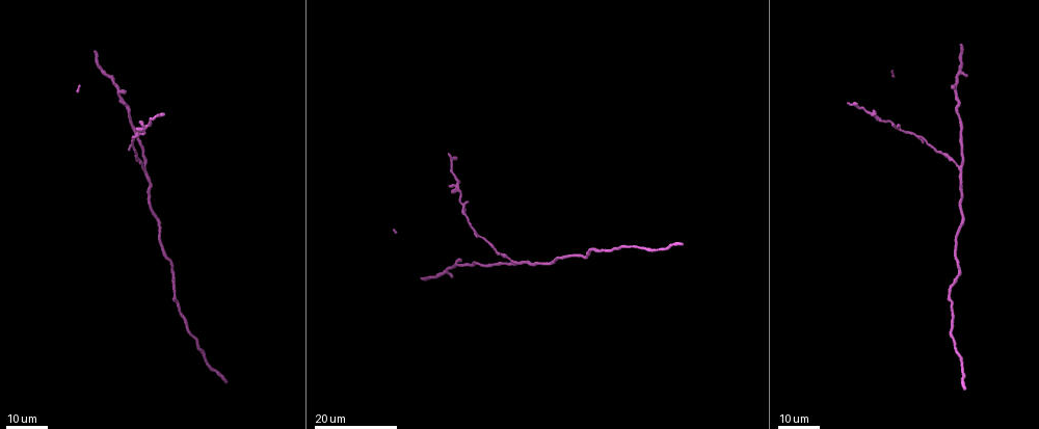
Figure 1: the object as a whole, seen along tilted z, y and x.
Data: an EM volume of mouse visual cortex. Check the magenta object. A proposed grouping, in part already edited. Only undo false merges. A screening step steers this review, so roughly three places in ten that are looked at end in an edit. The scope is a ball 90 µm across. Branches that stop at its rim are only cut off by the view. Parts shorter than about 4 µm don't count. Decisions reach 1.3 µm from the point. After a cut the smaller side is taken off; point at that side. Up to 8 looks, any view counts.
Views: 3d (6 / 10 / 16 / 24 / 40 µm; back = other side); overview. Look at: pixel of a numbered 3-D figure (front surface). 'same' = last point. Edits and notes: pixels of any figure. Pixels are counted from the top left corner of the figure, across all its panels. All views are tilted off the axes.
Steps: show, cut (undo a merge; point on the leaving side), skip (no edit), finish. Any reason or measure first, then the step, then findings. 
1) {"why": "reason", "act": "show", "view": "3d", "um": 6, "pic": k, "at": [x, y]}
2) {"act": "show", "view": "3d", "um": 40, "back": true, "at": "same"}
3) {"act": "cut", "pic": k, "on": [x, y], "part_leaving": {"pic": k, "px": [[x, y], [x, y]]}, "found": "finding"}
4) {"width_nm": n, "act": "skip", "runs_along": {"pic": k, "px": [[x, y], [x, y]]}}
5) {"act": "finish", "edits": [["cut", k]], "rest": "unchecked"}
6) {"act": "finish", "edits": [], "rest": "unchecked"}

{"why": "three arms meet", "act": "show", "view": "3d", "um": 16, "pic": 1, "at": [140, 134]}

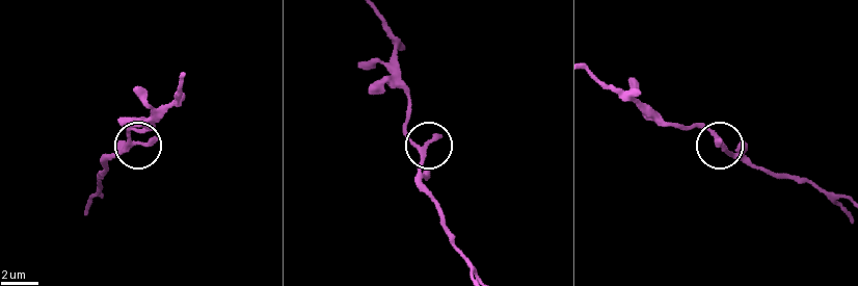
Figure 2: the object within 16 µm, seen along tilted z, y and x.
{"act": "show", "view": "3d", "um": 10, "pic": 2, "at": [124, 149]}

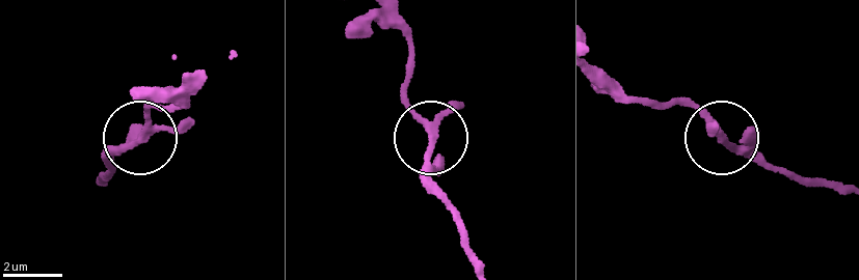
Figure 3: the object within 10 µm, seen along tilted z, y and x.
{"arms": 3, "act": "skip", "found": "one cell here"}

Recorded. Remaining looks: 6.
{"why": "three-way junction", "act": "show", "view": "3d", "um": 16, "pic": 1, "at": [922, 136]}

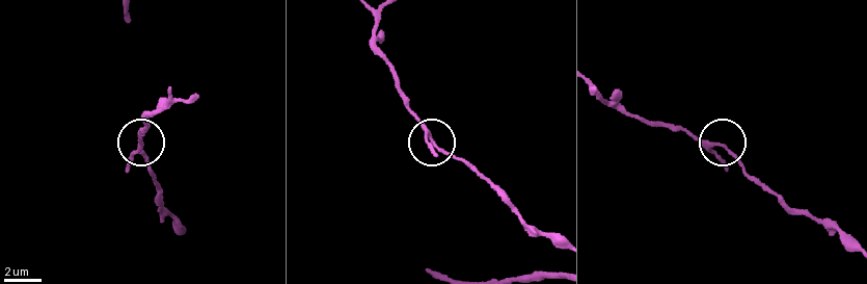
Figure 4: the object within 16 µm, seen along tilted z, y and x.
{"act": "show", "view": "3d", "um": 6, "pic": 4, "at": [723, 148]}

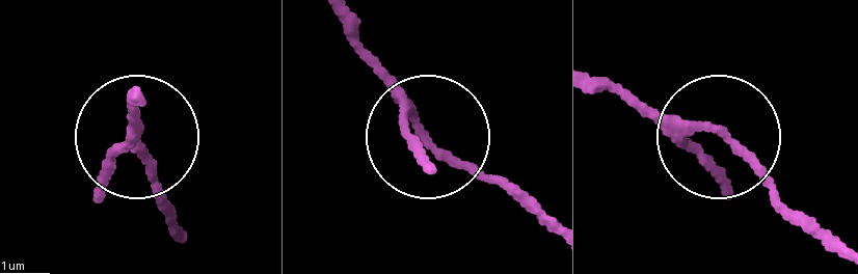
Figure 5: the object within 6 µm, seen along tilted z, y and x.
{"arms": 3, "act": "skip", "found": "all the same cell"}

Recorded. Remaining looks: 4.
{"why": "four or more arms meet", "act": "show", "view": "3d", "um": 24, "pic": 1, "at": [142, 128]}

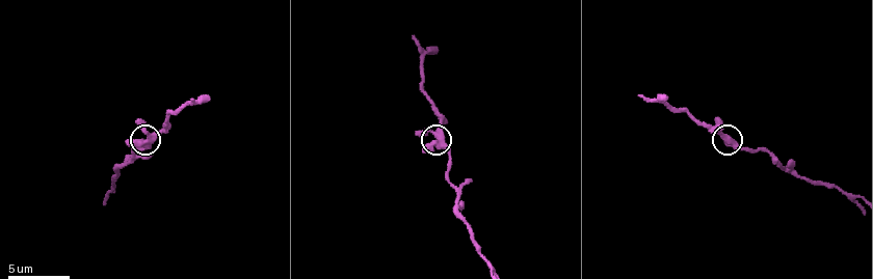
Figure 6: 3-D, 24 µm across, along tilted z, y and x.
{"act": "show", "view": "3d", "um": 10, "pic": 6, "at": [728, 141]}

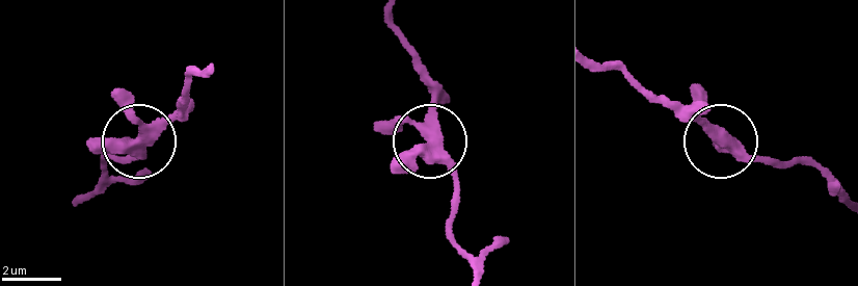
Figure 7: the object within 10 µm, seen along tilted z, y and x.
{"width_nm": 410, "act": "skip", "runs_along": {"pic": 7, "px": [[88, 190], [105, 157], [143, 156], [146, 141], [188, 112]]}, "found": "continuous, no second cell"}

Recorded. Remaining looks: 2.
{"why": "a fork", "act": "show", "view": "3d", "um": 16, "pic": 1, "at": [514, 261]}

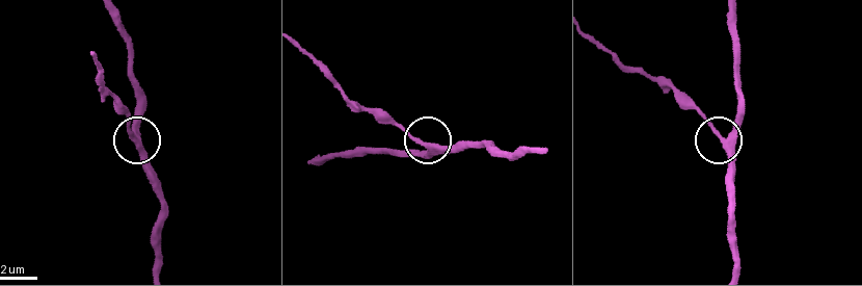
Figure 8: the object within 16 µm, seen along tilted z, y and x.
{"why": "zoom in", "act": "show", "view": "3d", "um": 6, "pic": 8, "at": [430, 150]}

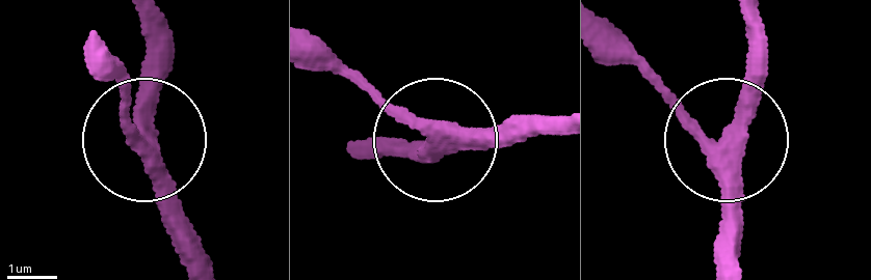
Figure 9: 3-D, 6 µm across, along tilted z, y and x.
{"arms": 3, "act": "skip", "runs_along": {"pic": 9, "px": [[732, 260], [719, 157], [750, 20]]}, "found": "continuous, no second cell"}

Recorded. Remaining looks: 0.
{"act": "finish", "edits": [], "rest": "unchecked"}

